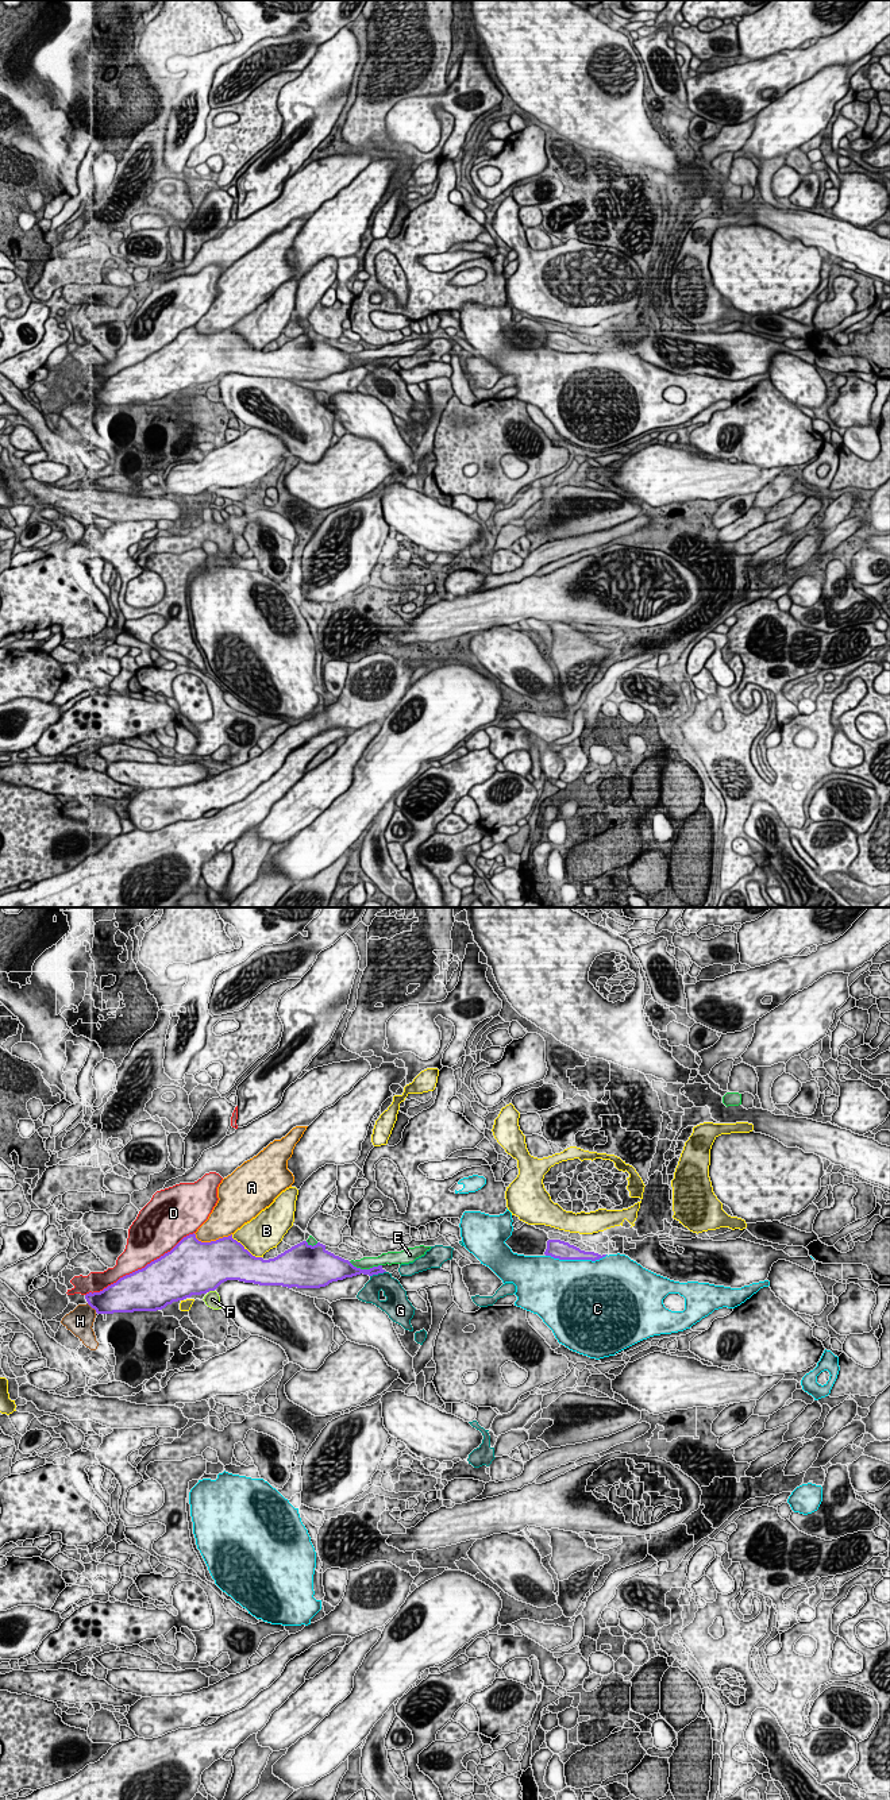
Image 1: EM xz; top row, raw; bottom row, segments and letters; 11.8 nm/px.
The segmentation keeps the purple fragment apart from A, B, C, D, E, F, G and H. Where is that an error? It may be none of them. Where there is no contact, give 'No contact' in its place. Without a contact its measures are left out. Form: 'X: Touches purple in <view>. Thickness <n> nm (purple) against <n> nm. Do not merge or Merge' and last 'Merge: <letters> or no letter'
A: Touches purple in xz. Thickness 500 nm (purple) against 320 nm. Do not merge
B: Touches purple in xz. Thickness 480 nm (purple) against 420 nm. Do not merge
C: Touches purple in xz. Thickness 220 nm (purple) against 480 nm. Do not merge
D: Touches purple in xz. Thickness 500 nm (purple) against 380 nm. Do not merge
E: Touches purple in xz. Thickness 200 nm (purple) against 160 nm. Do not merge
F: Touches purple in xz. Thickness 500 nm (purple) against 190 nm. Do not merge
G: Touches purple in xz. Thickness 100 nm (purple) against 240 nm. Do not merge
H: Touches purple in xz. Thickness 320 nm (purple) against 320 nm. Do not merge
Merge: no letter

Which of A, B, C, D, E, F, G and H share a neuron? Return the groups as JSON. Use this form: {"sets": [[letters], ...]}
{"sets": [["A"], ["B"], ["C"], ["D"], ["E"], ["F"], ["G"], ["H"]]}

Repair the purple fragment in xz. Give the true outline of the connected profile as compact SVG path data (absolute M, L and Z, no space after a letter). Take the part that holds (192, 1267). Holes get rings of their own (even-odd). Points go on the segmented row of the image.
M193 1233L145 1268L100 1292L86 1294L85 1299L97 1314L157 1311L192 1295L215 1291L227 1280L320 1288L361 1273L373 1276L384 1272L382 1265L357 1268L320 1242L312 1246L303 1241L274 1259L263 1260L253 1256L232 1234L201 1242Z

